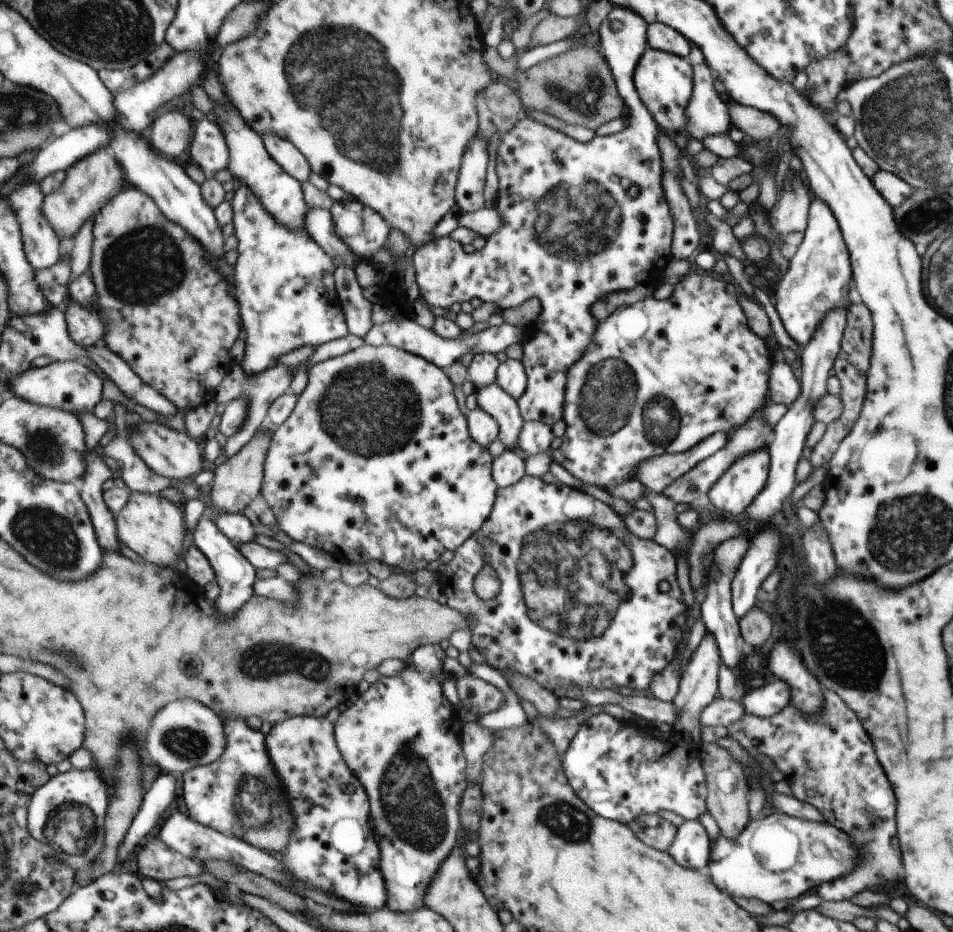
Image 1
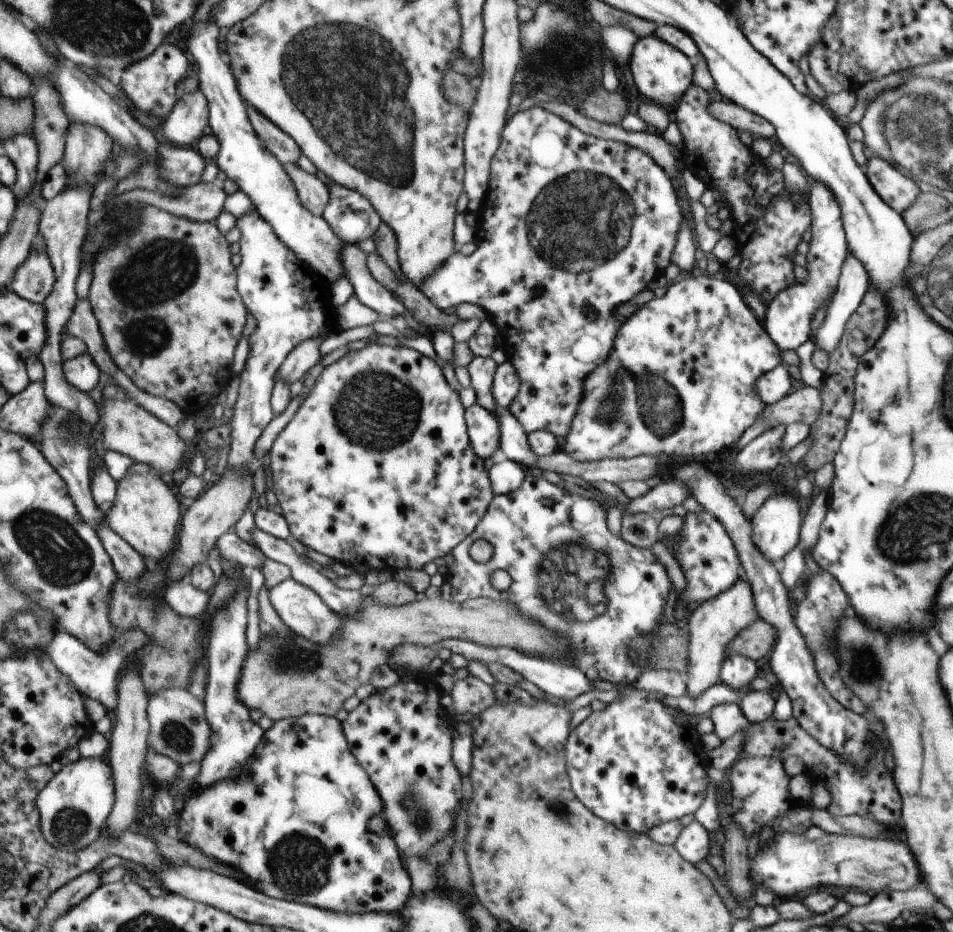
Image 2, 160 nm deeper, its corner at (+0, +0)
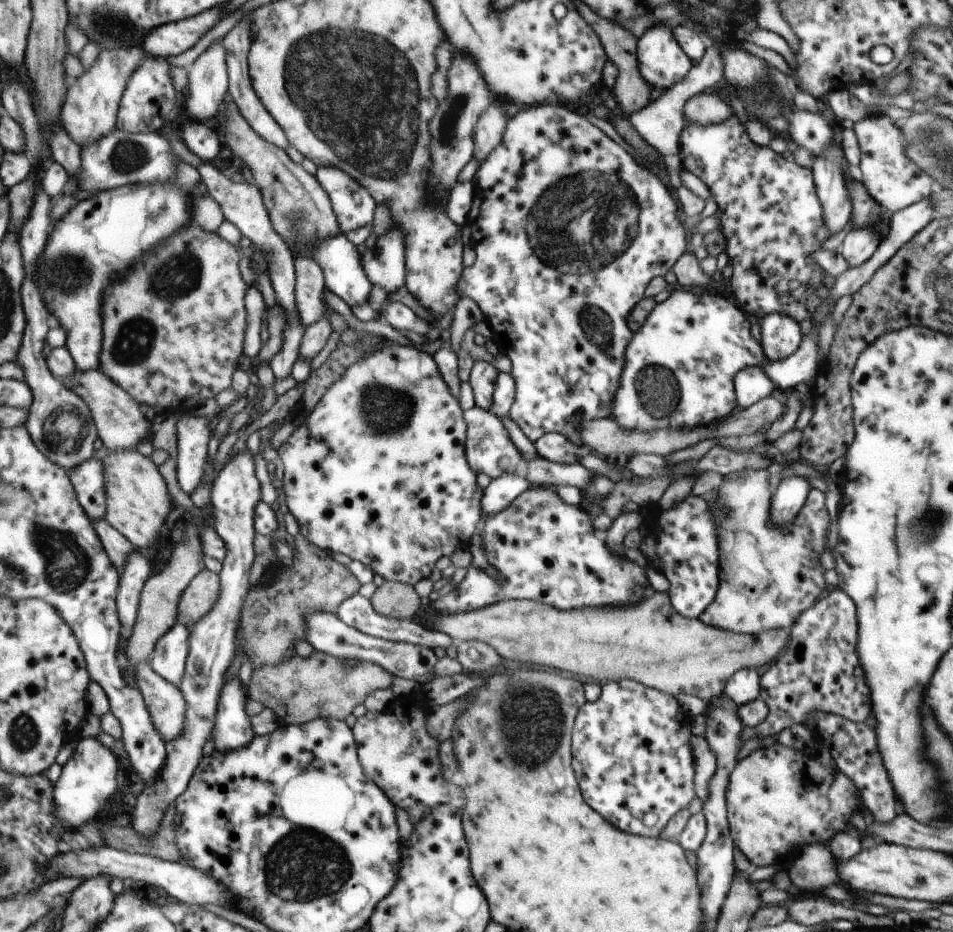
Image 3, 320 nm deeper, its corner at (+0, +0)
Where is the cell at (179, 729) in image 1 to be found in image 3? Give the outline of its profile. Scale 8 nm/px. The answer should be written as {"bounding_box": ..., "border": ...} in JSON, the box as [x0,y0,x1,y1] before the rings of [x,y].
{"bounding_box":[136,661,188,742],"border":[[[147,661],[137,665],[136,682],[162,738],[165,742],[177,738],[185,730],[188,713],[182,690],[165,680]]]}

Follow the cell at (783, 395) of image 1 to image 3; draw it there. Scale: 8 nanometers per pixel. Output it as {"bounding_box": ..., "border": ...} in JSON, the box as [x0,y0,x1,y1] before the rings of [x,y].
{"bounding_box":[735,367,775,409],"border":[[[759,367],[744,368],[735,376],[738,409],[747,408],[755,402],[767,398],[773,390],[775,390],[775,386]]]}

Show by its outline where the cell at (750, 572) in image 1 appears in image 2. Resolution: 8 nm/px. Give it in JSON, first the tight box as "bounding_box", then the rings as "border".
{"bounding_box":[751,494,804,566],"border":[[[789,494],[767,498],[751,520],[753,542],[774,566],[798,543],[804,509]]]}

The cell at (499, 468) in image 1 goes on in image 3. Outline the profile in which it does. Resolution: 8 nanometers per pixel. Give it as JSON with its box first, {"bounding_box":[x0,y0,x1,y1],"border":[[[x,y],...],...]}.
{"bounding_box":[482,472,529,521],"border":[[[505,472],[491,479],[482,498],[483,521],[507,508],[529,486],[526,478],[515,473]]]}

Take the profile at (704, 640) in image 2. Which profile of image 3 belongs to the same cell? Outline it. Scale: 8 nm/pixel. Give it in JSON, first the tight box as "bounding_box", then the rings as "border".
{"bounding_box":[698,468,829,635],"border":[[[743,468],[739,472],[731,472],[727,474],[721,486],[716,488],[715,496],[717,496],[717,504],[708,504],[713,512],[713,524],[715,524],[715,534],[717,534],[717,548],[718,548],[718,587],[715,591],[713,600],[709,603],[709,606],[698,616],[699,620],[704,623],[713,625],[715,628],[733,631],[734,633],[741,633],[746,635],[759,635],[761,631],[775,630],[775,629],[789,629],[792,624],[799,619],[799,616],[803,612],[807,611],[809,607],[813,606],[815,598],[825,590],[825,582],[823,582],[823,568],[819,566],[819,556],[821,552],[825,550],[825,536],[827,536],[827,528],[829,528],[829,516],[825,512],[825,498],[819,490],[815,488],[809,488],[807,492],[806,501],[803,503],[799,514],[793,518],[793,522],[789,526],[777,526],[773,524],[773,520],[769,518],[769,512],[771,512],[771,498],[772,495],[769,494],[769,474],[767,470],[753,470],[753,468]]]}

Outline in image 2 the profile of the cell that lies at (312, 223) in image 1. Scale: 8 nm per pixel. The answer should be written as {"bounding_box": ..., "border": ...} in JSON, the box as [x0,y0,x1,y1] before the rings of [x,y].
{"bounding_box":[341,244,405,319],"border":[[[344,244],[341,264],[345,268],[345,277],[352,285],[353,295],[362,306],[373,310],[380,319],[403,316],[405,308],[402,303],[395,300],[387,290],[382,290],[373,280],[366,266],[366,255],[356,245]]]}

